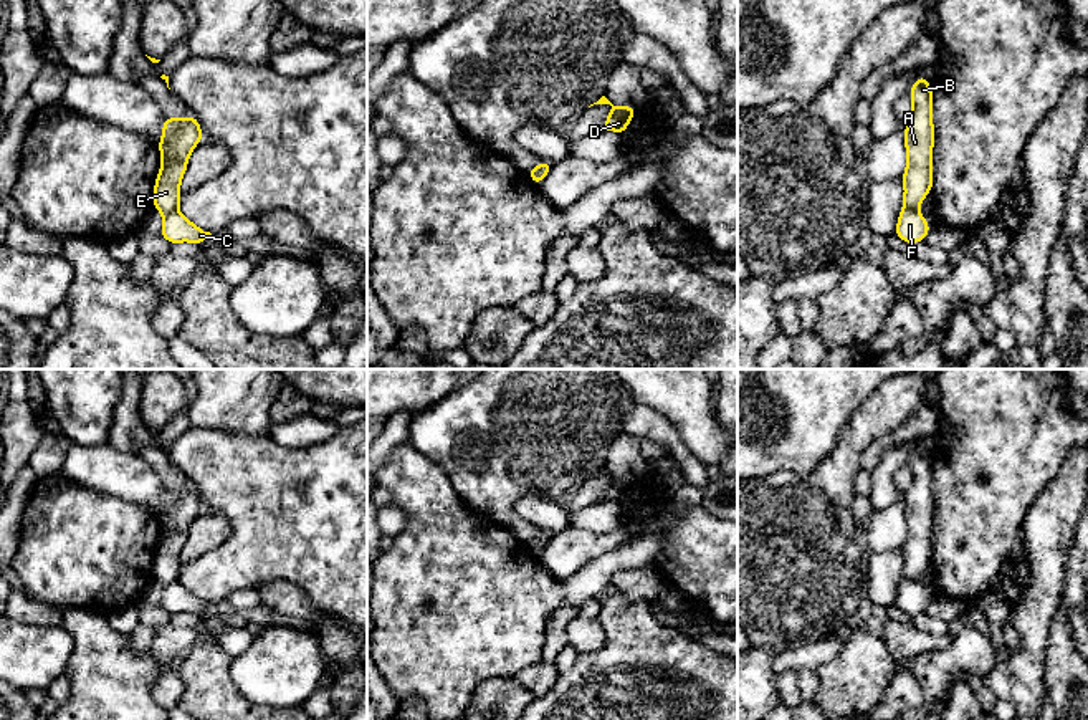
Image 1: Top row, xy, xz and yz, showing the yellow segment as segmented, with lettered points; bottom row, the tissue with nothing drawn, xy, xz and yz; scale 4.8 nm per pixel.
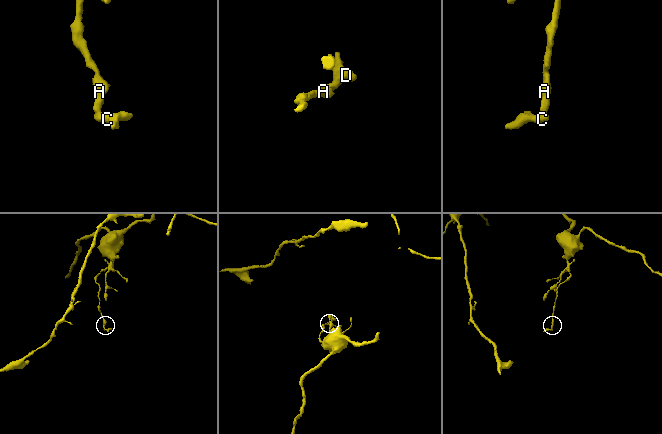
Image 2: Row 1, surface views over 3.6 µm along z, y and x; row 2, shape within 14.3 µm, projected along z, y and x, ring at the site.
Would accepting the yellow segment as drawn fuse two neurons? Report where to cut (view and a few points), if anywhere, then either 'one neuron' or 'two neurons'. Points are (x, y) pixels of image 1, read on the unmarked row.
no cut | one neuron

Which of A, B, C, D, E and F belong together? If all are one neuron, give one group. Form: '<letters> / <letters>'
A B C D E F

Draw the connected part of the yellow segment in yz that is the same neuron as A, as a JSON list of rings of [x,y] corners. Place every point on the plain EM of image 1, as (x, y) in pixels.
[[[924,445],[914,452],[909,467],[913,482],[906,492],[904,502],[908,533],[901,548],[904,568],[895,606],[913,616],[924,612],[931,599],[926,589],[918,583],[919,574],[933,559],[933,462]]]

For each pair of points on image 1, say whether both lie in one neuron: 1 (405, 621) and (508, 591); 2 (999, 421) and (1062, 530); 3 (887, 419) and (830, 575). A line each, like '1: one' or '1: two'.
1: one
2: two
3: one

